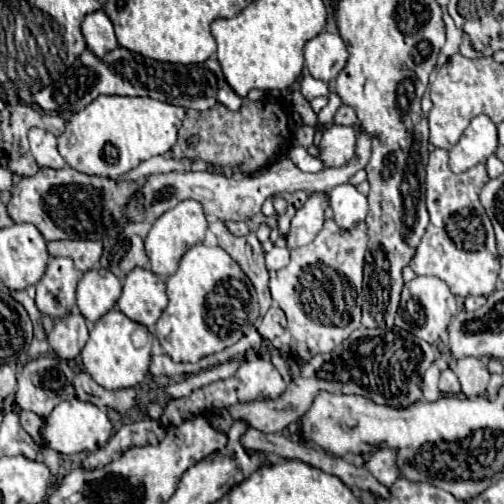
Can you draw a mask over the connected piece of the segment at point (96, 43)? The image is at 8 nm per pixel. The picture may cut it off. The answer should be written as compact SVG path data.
M97 10L97 12L91 12L85 16L83 34L87 40L87 48L93 50L93 54L97 54L99 58L101 58L101 54L105 54L117 46L113 22L109 20L109 16L103 10Z

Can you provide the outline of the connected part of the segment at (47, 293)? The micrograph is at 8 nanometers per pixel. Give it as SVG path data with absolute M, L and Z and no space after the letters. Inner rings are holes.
M51 258L45 276L37 282L37 308L51 318L69 316L75 306L75 288L81 272L71 258Z

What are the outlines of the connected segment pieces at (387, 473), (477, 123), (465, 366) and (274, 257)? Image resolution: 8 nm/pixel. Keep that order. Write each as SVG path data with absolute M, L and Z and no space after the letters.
M375 450L367 460L365 460L365 468L385 486L391 486L399 476L401 472L397 470L397 464L393 462L397 454L393 454L393 450Z
M477 116L471 120L461 140L449 150L449 168L455 174L461 174L477 164L485 164L485 160L497 150L497 128L485 116Z
M473 356L459 358L453 366L453 372L457 374L465 396L469 398L485 396L485 388L489 382L489 370L479 358L473 358Z
M273 246L273 250L269 250L265 254L265 262L267 262L267 268L271 272L283 268L289 264L289 250L287 248L279 248L279 246Z

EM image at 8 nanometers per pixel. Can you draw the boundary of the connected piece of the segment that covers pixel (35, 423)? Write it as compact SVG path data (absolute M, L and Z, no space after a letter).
M19 410L17 414L21 418L21 426L31 434L35 444L43 446L43 442L41 442L41 422L43 422L43 418L33 414L33 412L27 412L27 410Z

